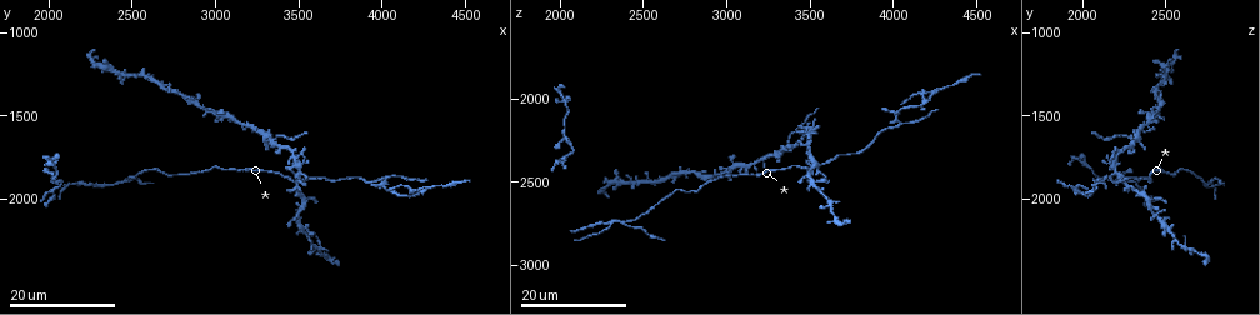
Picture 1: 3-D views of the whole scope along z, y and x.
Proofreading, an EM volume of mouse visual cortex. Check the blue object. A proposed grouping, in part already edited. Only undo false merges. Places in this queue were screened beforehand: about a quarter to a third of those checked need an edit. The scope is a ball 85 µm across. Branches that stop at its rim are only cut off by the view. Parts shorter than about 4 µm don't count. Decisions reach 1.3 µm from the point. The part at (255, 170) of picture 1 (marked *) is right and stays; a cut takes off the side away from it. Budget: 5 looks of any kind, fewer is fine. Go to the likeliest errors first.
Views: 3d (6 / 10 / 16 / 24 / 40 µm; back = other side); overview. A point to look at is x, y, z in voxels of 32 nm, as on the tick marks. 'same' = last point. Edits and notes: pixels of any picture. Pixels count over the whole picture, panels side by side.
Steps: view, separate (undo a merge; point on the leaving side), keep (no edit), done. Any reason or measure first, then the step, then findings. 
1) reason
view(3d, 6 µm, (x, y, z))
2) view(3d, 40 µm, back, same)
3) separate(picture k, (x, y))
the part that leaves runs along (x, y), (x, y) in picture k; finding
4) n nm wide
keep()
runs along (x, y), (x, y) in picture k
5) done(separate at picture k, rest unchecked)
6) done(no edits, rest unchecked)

thin arm on a thick one
view(3d, 24 µm, (3340, 1640, 2300))

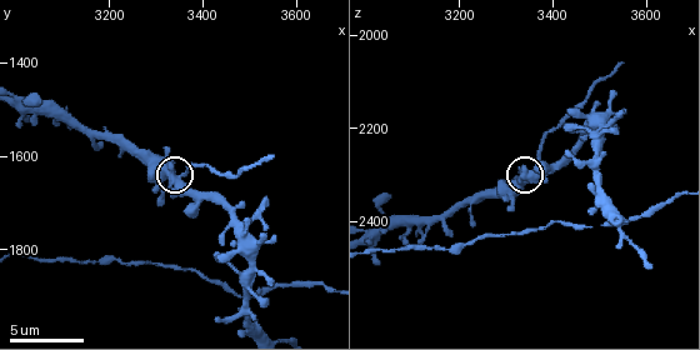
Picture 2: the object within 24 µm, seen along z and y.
closer look
view(3d, 6 µm, same)

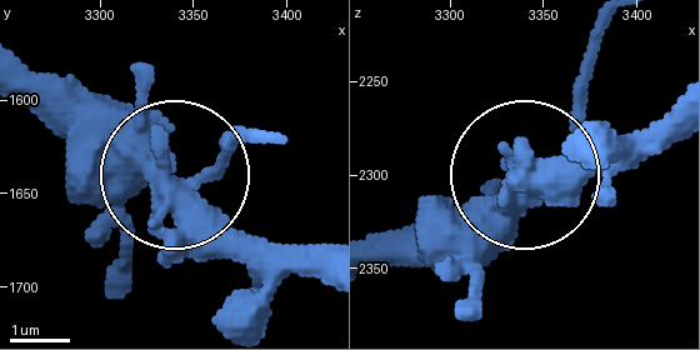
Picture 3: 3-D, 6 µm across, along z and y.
separate(picture 3, (219, 141))
the part that leaves runs along (183, 189), (258, 130) in picture 3; two neurons meet here

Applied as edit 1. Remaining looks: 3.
view(overview)

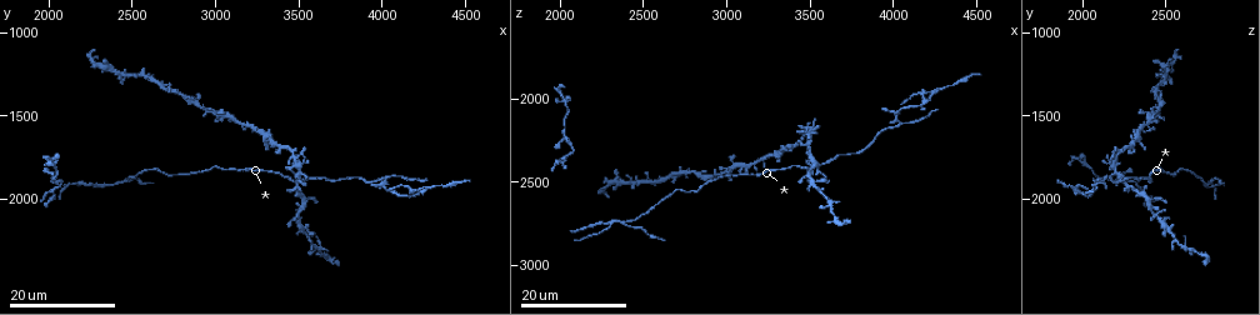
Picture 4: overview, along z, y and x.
arms part here
view(3d, 24 µm, (2360, 1920, 2740))

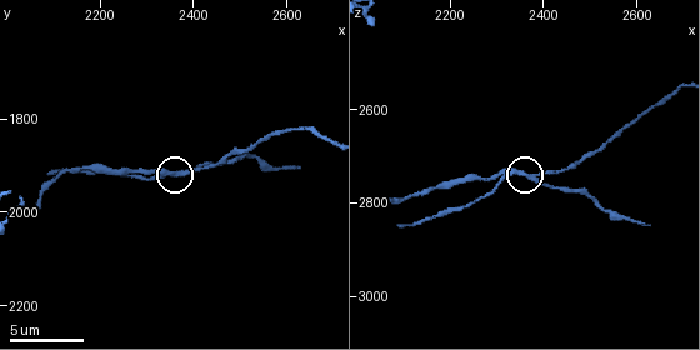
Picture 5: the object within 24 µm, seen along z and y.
zoom in
view(3d, 6 µm, (2385, 1915, 2750))

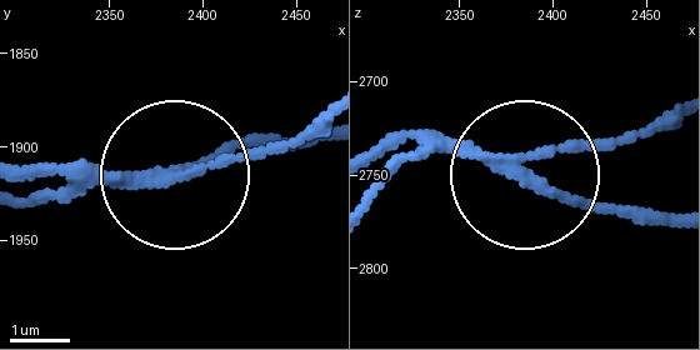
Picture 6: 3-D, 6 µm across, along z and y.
separate(picture 6, (545, 179))
the part that leaves runs along (464, 153), (519, 163), (609, 211), (669, 211) in picture 6; two neurons meet here

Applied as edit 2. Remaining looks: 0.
done(separate at picture 3, separate at picture 6, rest unchecked)

